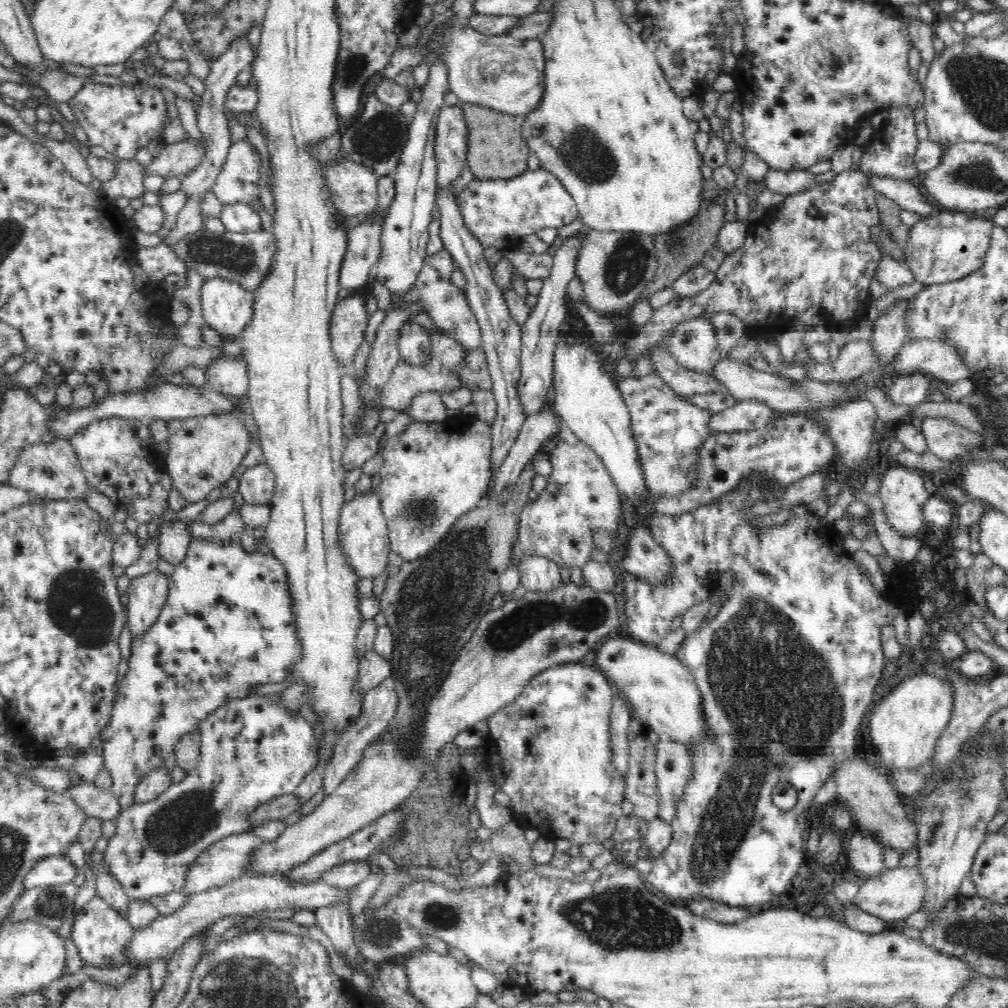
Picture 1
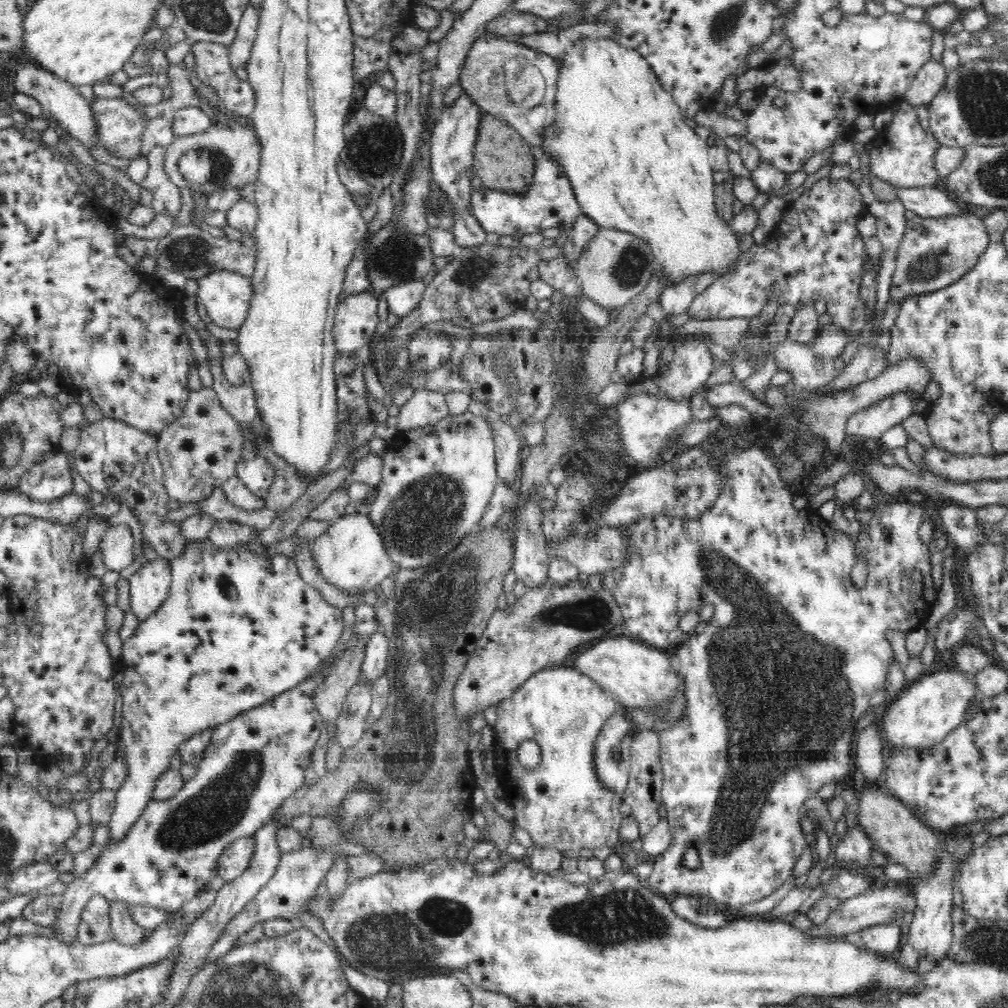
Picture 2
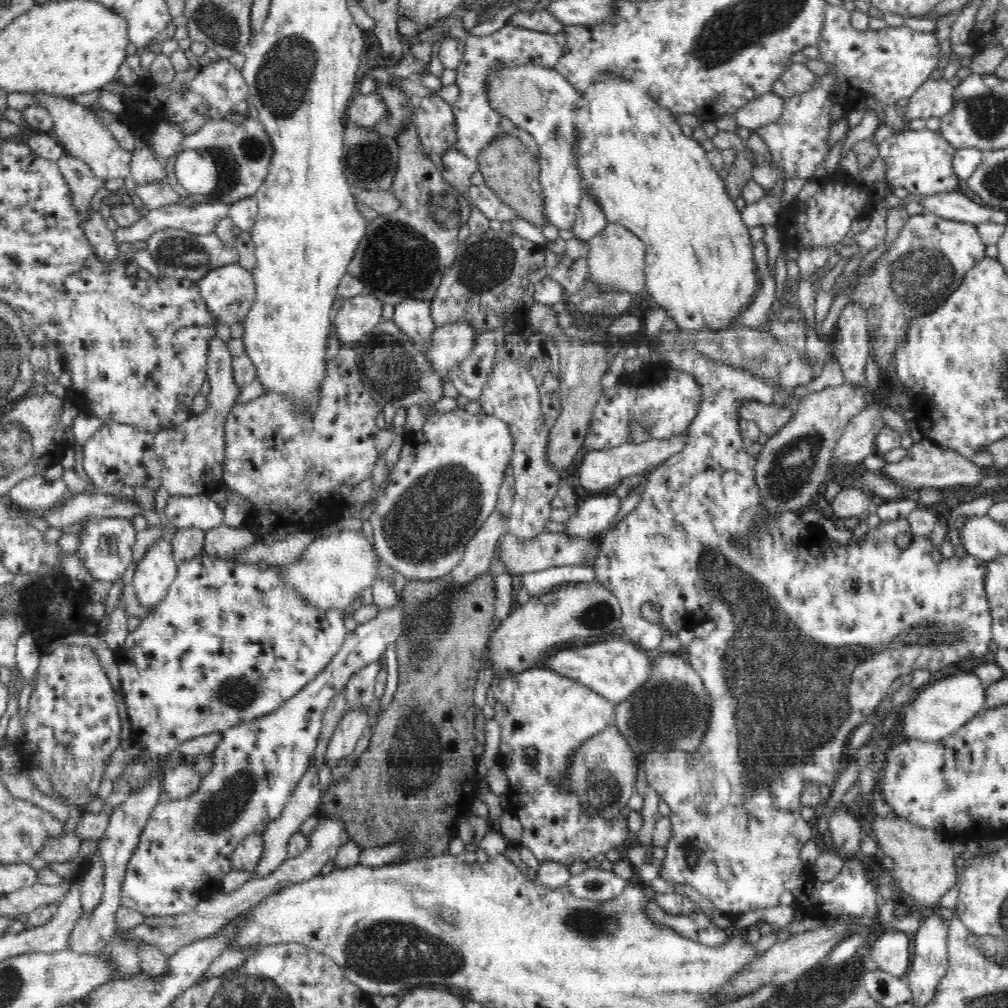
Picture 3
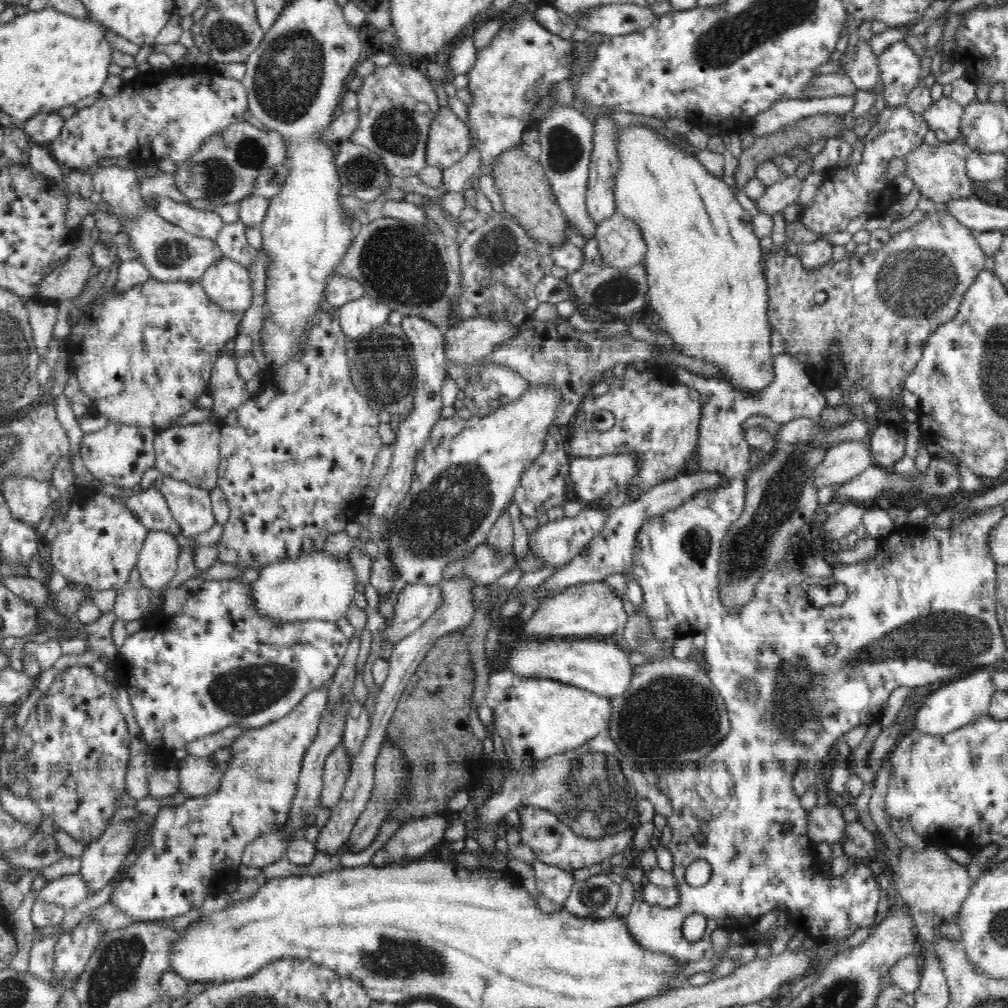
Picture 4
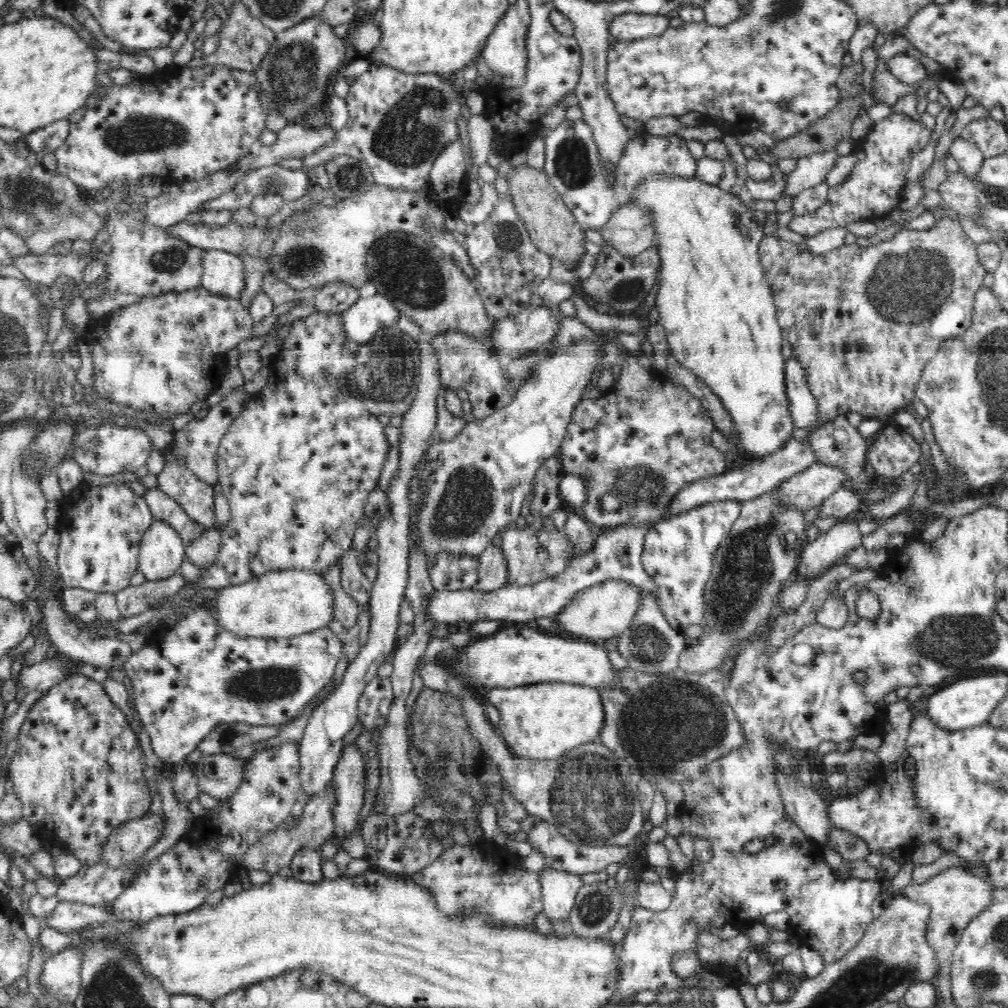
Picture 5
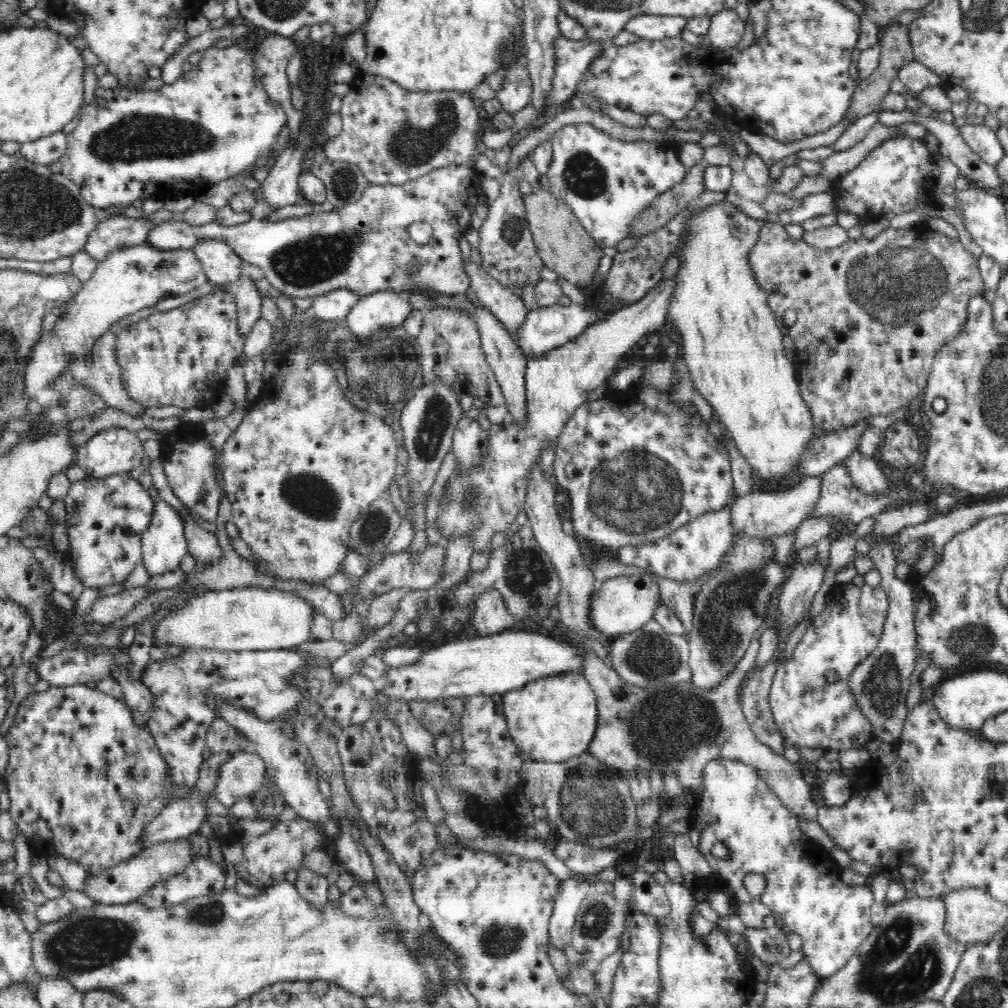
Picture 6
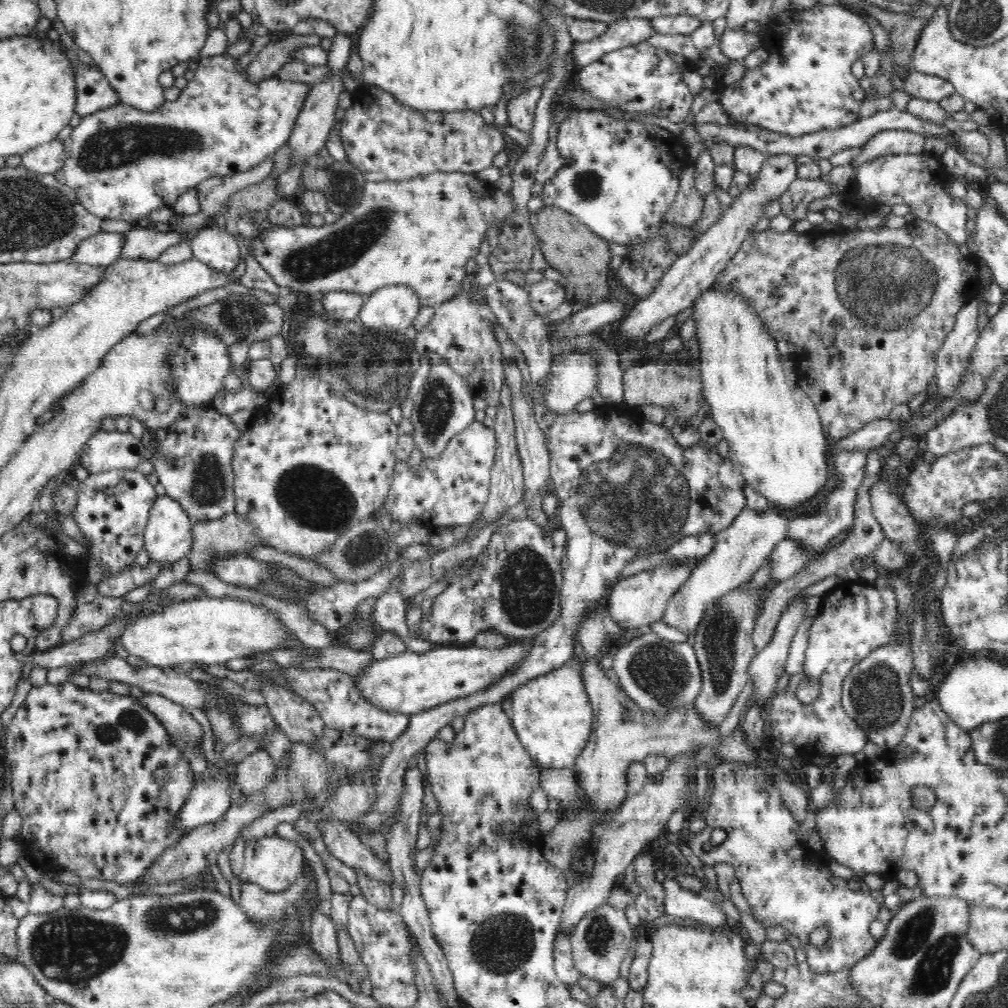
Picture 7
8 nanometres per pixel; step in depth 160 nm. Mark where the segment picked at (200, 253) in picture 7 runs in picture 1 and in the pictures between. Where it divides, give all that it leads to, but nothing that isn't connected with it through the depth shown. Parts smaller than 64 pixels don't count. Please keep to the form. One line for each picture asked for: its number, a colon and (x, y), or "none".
1: (227, 306)
2: (226, 295)
3: (229, 291)
4: (228, 284)
5: (223, 273)
6: (222, 265)

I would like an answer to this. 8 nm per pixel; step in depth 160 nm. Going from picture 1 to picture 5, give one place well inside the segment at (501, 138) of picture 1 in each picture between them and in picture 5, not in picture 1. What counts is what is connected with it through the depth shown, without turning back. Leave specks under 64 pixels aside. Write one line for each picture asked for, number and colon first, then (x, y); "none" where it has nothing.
2: (502, 159)
3: (508, 167)
4: (526, 194)
5: (551, 226)

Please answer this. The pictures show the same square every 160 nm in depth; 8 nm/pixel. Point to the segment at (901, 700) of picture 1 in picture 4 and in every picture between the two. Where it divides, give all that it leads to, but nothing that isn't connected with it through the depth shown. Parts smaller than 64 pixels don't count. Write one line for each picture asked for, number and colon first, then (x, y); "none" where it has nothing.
2: (931, 707)
3: (941, 708)
4: (966, 699)

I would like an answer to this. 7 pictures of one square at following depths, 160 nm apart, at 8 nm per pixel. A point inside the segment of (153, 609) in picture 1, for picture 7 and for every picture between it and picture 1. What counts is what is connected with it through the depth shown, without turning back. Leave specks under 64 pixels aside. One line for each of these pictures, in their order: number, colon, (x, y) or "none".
2: (149, 587)
3: (156, 570)
4: (157, 564)
5: (162, 551)
6: (163, 544)
7: (168, 535)

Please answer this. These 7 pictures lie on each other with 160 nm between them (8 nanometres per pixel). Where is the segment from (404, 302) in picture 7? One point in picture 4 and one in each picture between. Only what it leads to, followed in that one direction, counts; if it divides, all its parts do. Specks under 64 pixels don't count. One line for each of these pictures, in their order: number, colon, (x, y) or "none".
4: (356, 317)
5: (368, 314)
6: (380, 310)

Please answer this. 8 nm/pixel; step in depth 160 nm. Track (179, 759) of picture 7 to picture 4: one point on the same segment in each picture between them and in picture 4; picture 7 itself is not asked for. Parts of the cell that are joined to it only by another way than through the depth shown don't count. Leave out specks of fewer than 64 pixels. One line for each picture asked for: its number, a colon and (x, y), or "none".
4: (73, 751)
5: (79, 771)
6: (84, 780)

